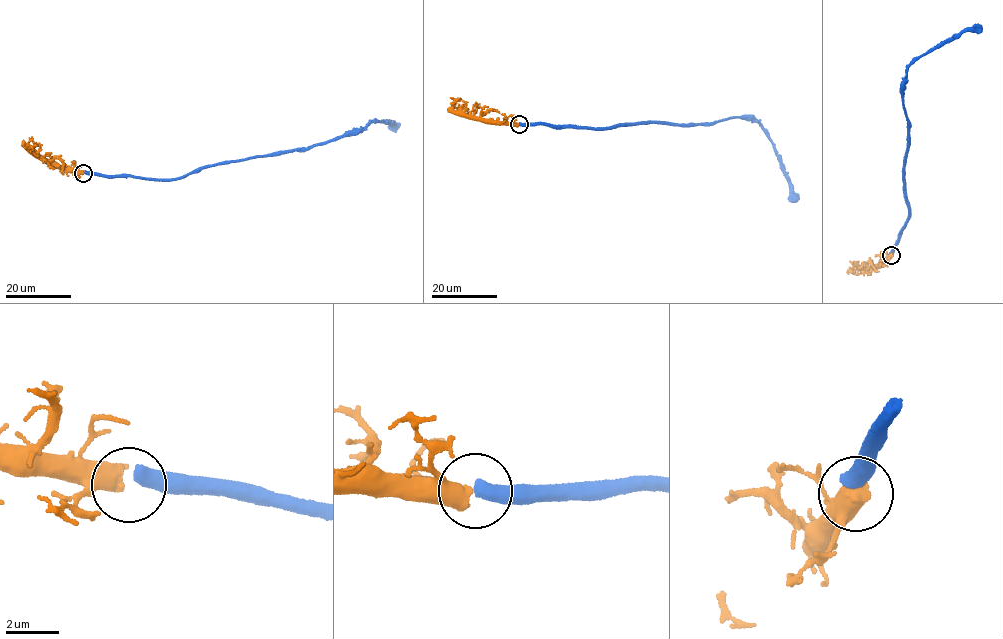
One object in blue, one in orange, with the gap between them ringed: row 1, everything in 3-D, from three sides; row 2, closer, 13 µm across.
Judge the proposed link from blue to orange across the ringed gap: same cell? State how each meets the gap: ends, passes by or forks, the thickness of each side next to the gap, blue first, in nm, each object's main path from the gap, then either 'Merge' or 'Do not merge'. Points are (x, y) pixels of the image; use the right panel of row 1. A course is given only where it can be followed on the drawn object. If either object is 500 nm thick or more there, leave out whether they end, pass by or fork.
Thickness 550 nm (blue) against 400 nm. Course of blue: (890, 255), (910, 214), (904, 168), (911, 126), (902, 97), (908, 66), (961, 32), (975, 31), (981, 25). Course of orange: (891, 255), (880, 267), (853, 271), (849, 267). Do not merge

